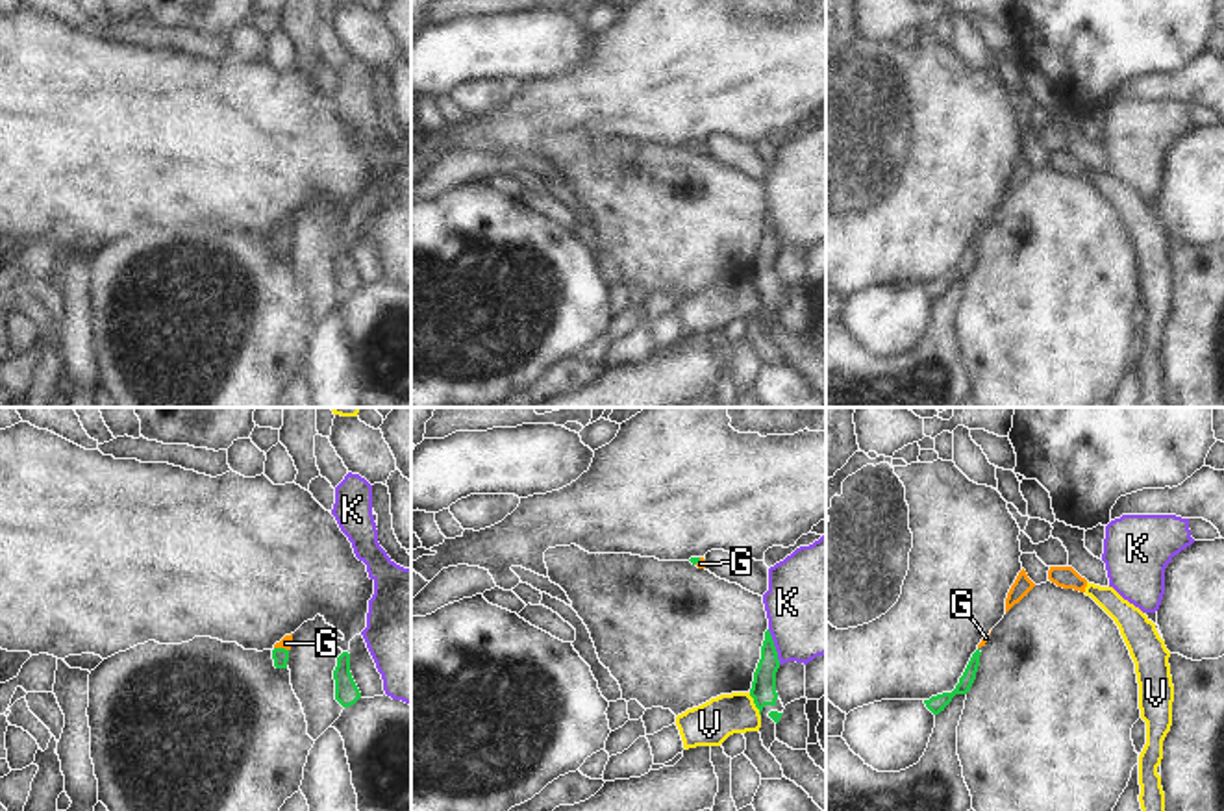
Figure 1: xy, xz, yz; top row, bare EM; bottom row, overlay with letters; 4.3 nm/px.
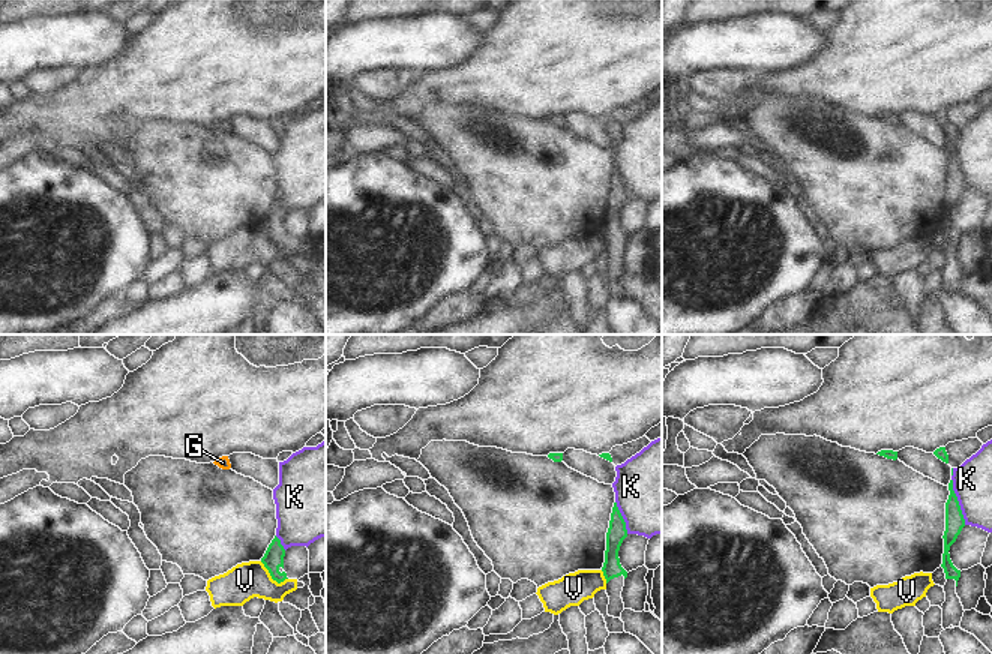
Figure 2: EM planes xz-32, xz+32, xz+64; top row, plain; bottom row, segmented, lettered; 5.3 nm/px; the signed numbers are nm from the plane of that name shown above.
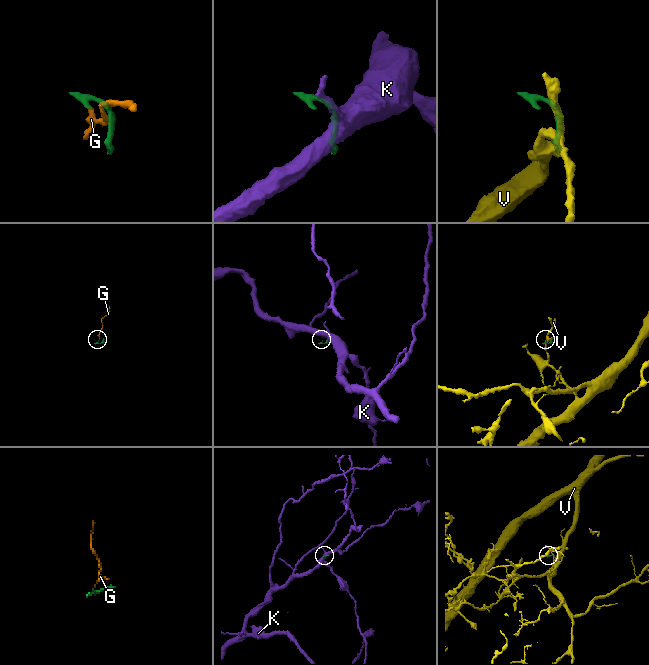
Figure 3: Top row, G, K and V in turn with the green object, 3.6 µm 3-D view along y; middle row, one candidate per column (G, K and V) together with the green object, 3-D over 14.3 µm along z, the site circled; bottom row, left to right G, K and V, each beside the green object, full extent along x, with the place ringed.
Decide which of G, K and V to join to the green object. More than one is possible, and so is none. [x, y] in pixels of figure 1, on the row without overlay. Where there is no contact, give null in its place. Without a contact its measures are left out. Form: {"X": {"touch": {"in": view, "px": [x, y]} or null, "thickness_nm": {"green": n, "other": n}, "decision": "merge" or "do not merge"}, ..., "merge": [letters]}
{"G": {"touch": {"in": "xy", "px": [282, 234]}, "thickness_nm": {"green": 70, "other": 50}, "decision": "merge"}, "K": {"touch": {"in": "xz", "px": [774, 232]}, "thickness_nm": {"green": 110, "other": 420}, "decision": "do not merge"}, "V": {"touch": {"in": "xz", "px": [754, 287]}, "thickness_nm": {"green": 110, "other": 190}, "decision": "do not merge"}, "merge": ["G"]}

